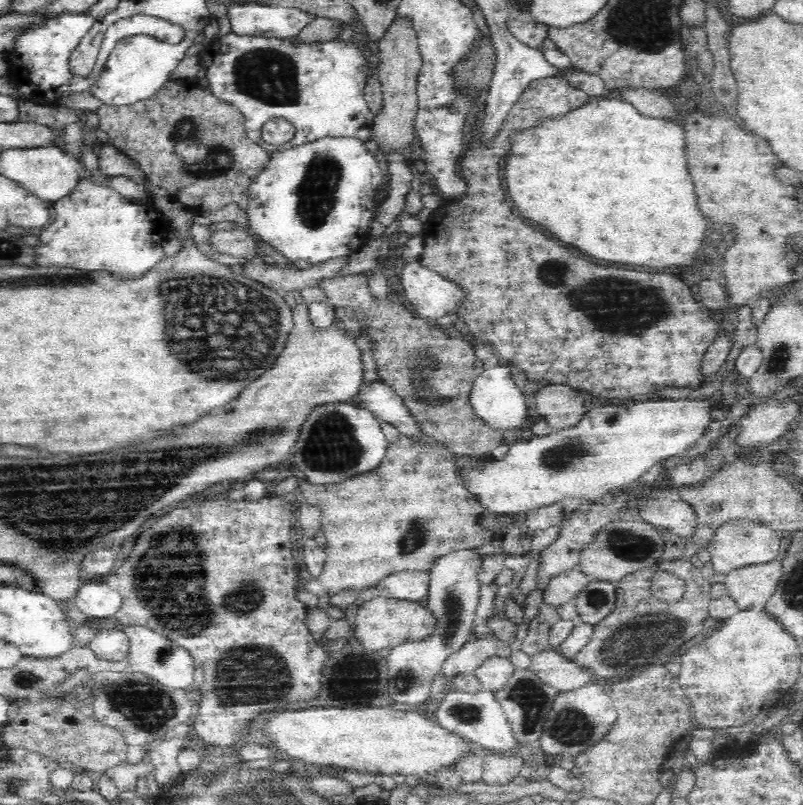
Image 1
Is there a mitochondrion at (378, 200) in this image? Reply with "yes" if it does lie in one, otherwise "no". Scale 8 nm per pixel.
no

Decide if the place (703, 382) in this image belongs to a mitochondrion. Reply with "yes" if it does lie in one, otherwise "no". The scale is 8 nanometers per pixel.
no

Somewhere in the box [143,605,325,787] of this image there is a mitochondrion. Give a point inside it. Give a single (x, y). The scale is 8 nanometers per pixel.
(250, 674)

